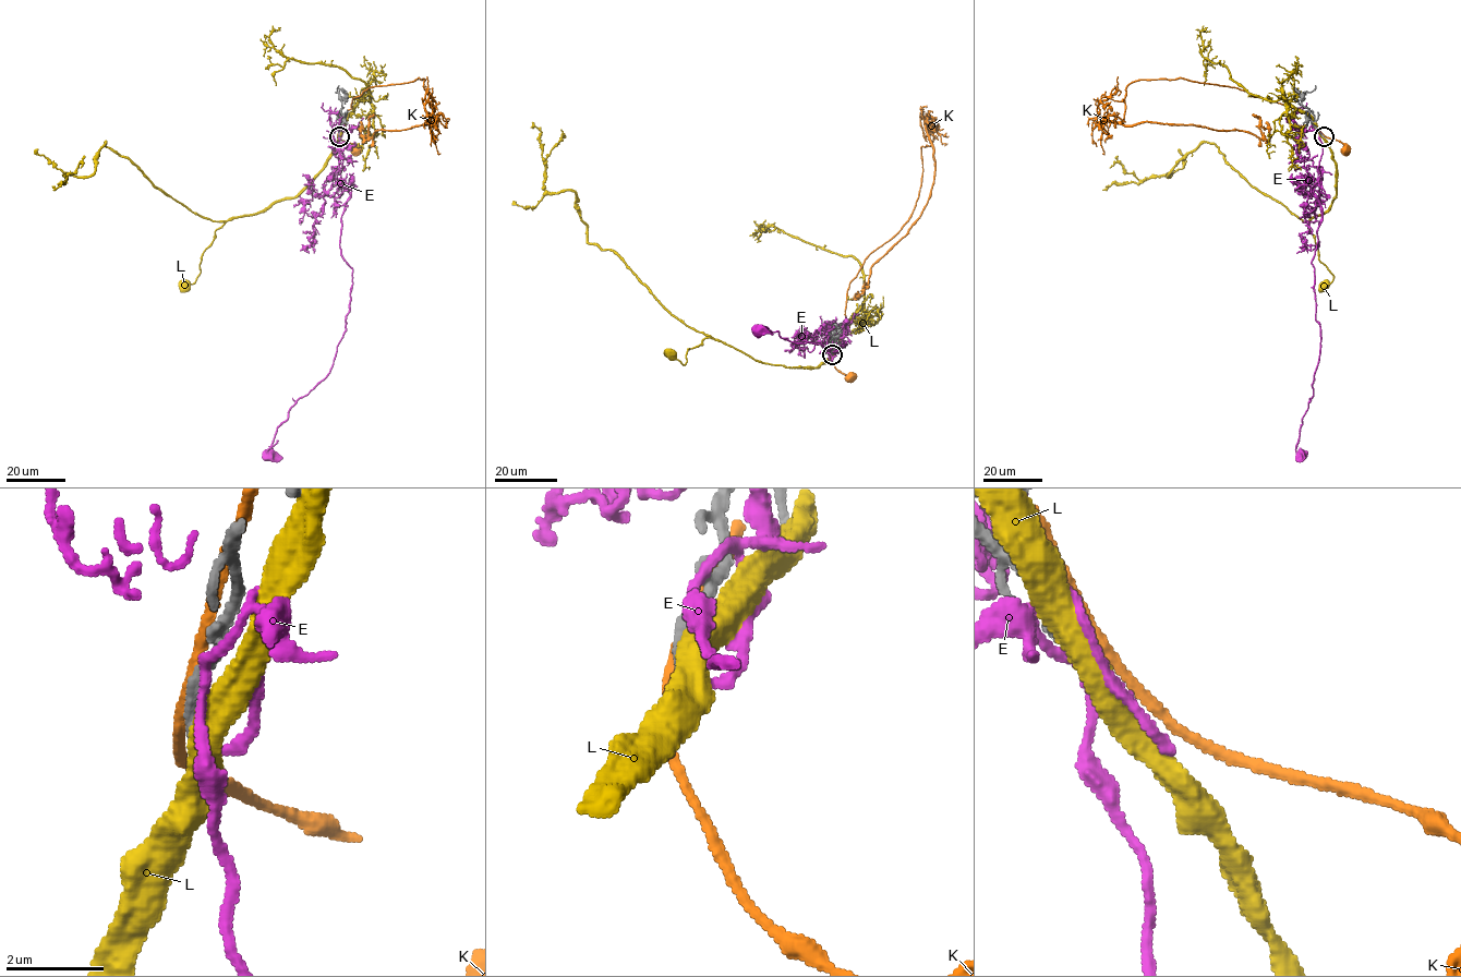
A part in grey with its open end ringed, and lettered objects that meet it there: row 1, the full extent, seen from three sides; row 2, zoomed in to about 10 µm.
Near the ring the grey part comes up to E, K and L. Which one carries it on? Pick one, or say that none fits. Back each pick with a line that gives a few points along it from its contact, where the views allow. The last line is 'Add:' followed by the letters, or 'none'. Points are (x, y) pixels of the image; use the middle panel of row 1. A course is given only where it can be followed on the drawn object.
E: course (832, 354), (840, 341), (846, 345), (831, 351), (757, 325), (759, 332)
Add: E

